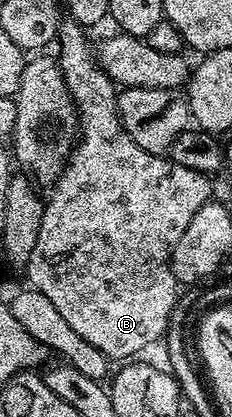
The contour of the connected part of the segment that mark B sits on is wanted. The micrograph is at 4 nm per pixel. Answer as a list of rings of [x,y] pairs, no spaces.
[[[70,18],[62,19],[57,28],[55,59],[57,64],[60,65],[62,77],[65,79],[70,98],[72,98],[76,108],[79,139],[69,153],[68,161],[61,175],[52,185],[51,191],[53,193],[47,196],[45,200],[43,222],[39,226],[39,238],[35,238],[35,250],[31,250],[31,258],[23,272],[24,275],[29,275],[28,287],[32,291],[45,295],[50,300],[51,306],[55,306],[55,310],[59,310],[61,317],[67,321],[67,326],[71,326],[71,330],[75,330],[75,334],[79,334],[79,338],[91,342],[91,346],[95,346],[95,350],[99,350],[104,356],[108,356],[110,361],[125,362],[136,357],[133,355],[136,352],[143,351],[148,344],[155,343],[157,339],[160,341],[166,335],[172,310],[179,304],[179,301],[177,301],[179,282],[175,278],[171,263],[173,247],[175,242],[179,242],[183,230],[187,230],[191,218],[195,218],[198,210],[214,199],[213,184],[209,181],[212,179],[206,173],[196,172],[187,166],[179,166],[174,160],[165,156],[156,156],[147,150],[143,150],[143,146],[136,144],[131,138],[131,134],[125,132],[125,127],[121,121],[121,113],[117,110],[118,85],[114,84],[112,78],[99,67],[94,45],[89,45],[89,40],[85,37],[85,34],[87,34],[86,29],[79,22]]]

